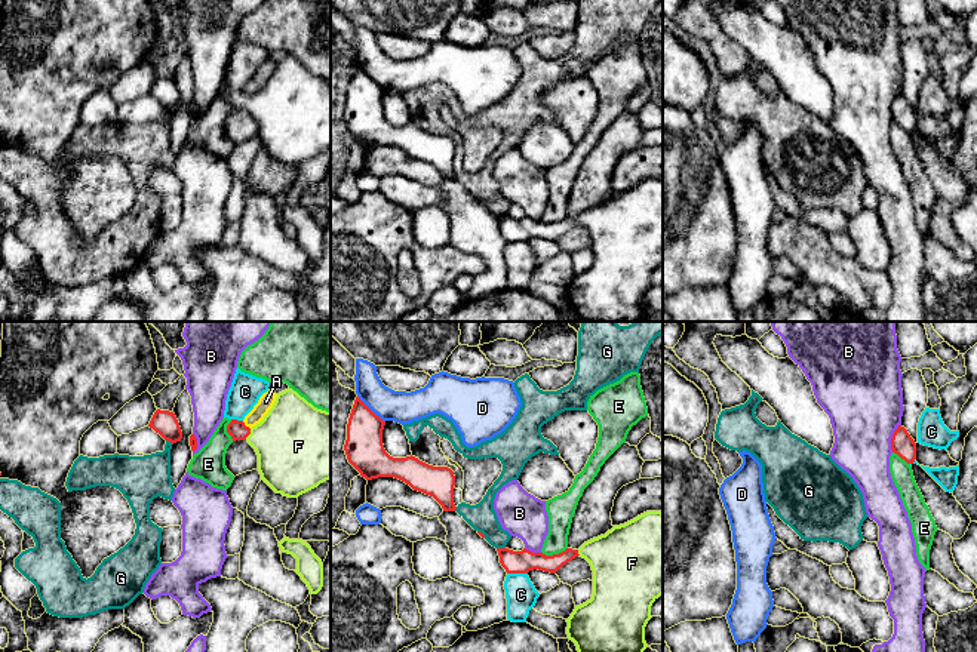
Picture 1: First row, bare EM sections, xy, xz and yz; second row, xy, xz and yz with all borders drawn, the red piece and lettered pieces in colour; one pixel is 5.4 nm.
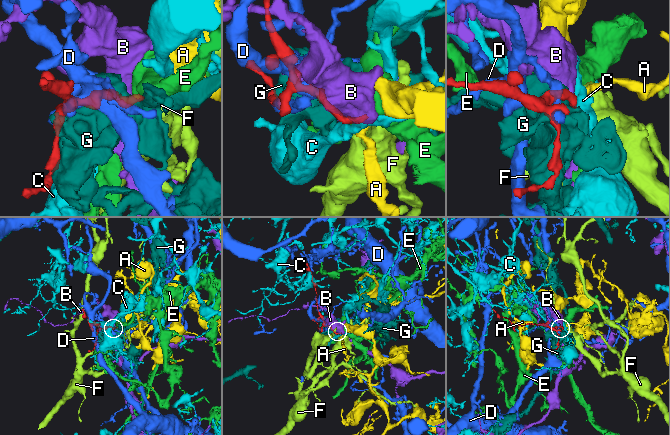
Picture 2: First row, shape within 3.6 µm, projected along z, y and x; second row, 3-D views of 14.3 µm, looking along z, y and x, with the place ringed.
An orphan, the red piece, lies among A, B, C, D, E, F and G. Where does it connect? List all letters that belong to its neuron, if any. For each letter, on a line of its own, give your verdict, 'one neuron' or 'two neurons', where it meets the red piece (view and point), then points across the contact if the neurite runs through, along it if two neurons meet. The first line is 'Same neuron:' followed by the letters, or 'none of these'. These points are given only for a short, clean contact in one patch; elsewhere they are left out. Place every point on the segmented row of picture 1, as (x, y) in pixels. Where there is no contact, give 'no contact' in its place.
Same neuron: F
A: two neurons; contact xy (245, 426); border xy (242, 421), (249, 428)
B: two neurons; contact yz (893, 437); border yz (900, 424), (893, 434), (891, 451)
C: two neurons; contact xz (518, 572); border xz (507, 572), (527, 574)
D: two neurons; contact xz (369, 409)
E: two neurons; contact xz (553, 554); border xz (567, 547), (552, 554), (541, 553)
F: one neuron; contact xy (249, 433); way xy (237, 430), (249, 433), (260, 437), (294, 442)
G: two neurons; contact xz (500, 549)

